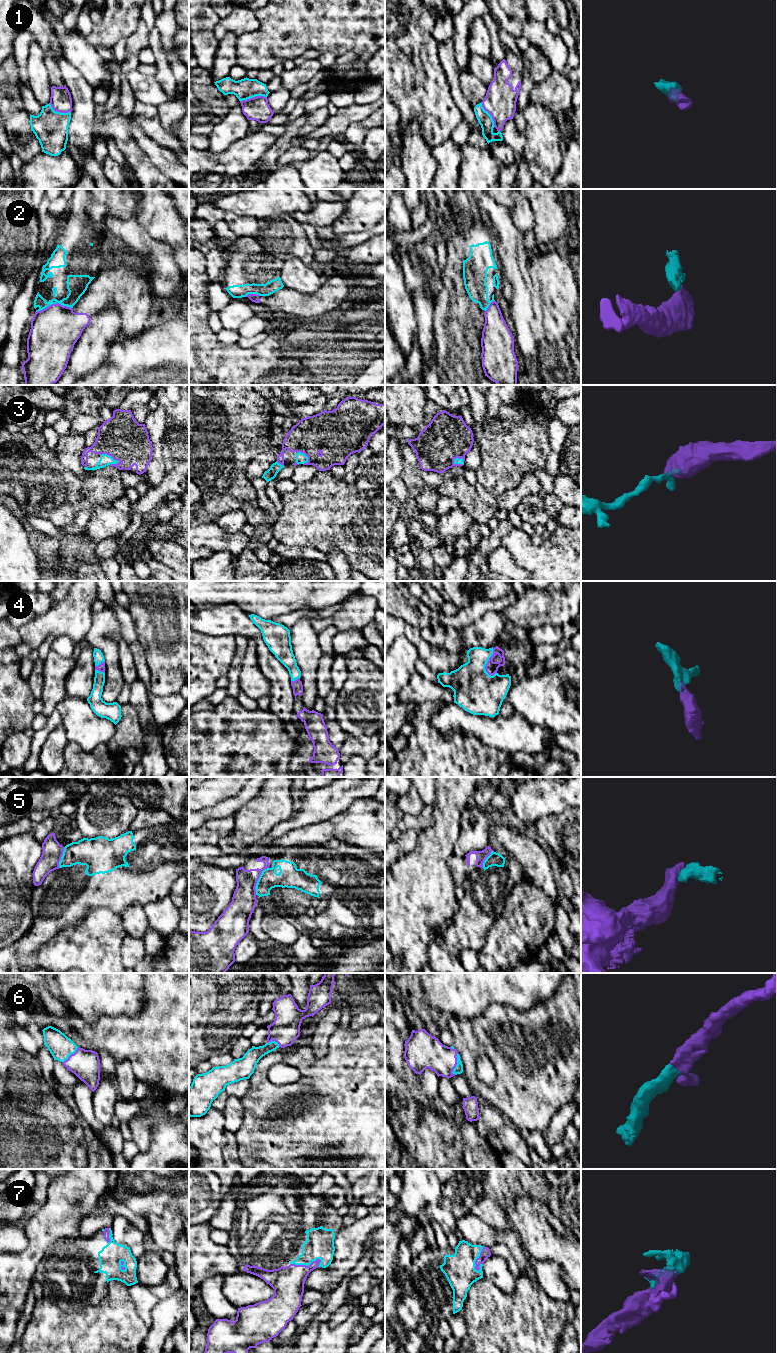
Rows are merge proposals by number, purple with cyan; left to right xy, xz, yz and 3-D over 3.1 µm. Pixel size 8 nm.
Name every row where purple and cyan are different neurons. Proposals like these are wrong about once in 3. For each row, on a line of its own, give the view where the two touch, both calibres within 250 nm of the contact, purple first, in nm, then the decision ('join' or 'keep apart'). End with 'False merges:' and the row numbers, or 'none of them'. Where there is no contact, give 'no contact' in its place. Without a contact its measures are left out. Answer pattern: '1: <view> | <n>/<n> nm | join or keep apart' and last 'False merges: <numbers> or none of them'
1: xz | 190/170 nm | join
2: xy | 380/160 nm | keep apart
3: xy | 360/90 nm | join
4: yz | 100/340 nm | join
5: xz | 190/160 nm | keep apart
6: yz | 260/70 nm | join
7: xz | 260/220 nm | join
False merges: 2, 5

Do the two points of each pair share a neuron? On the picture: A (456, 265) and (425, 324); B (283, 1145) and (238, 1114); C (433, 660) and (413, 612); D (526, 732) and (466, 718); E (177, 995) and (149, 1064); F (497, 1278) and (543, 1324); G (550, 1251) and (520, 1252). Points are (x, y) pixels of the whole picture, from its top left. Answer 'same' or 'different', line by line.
A: different
B: different
C: different
D: same
E: same
F: different
G: different

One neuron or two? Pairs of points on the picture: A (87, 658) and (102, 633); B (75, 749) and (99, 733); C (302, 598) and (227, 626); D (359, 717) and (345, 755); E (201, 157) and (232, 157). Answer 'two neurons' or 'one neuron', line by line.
A: two neurons
B: two neurons
C: two neurons
D: two neurons
E: one neuron

